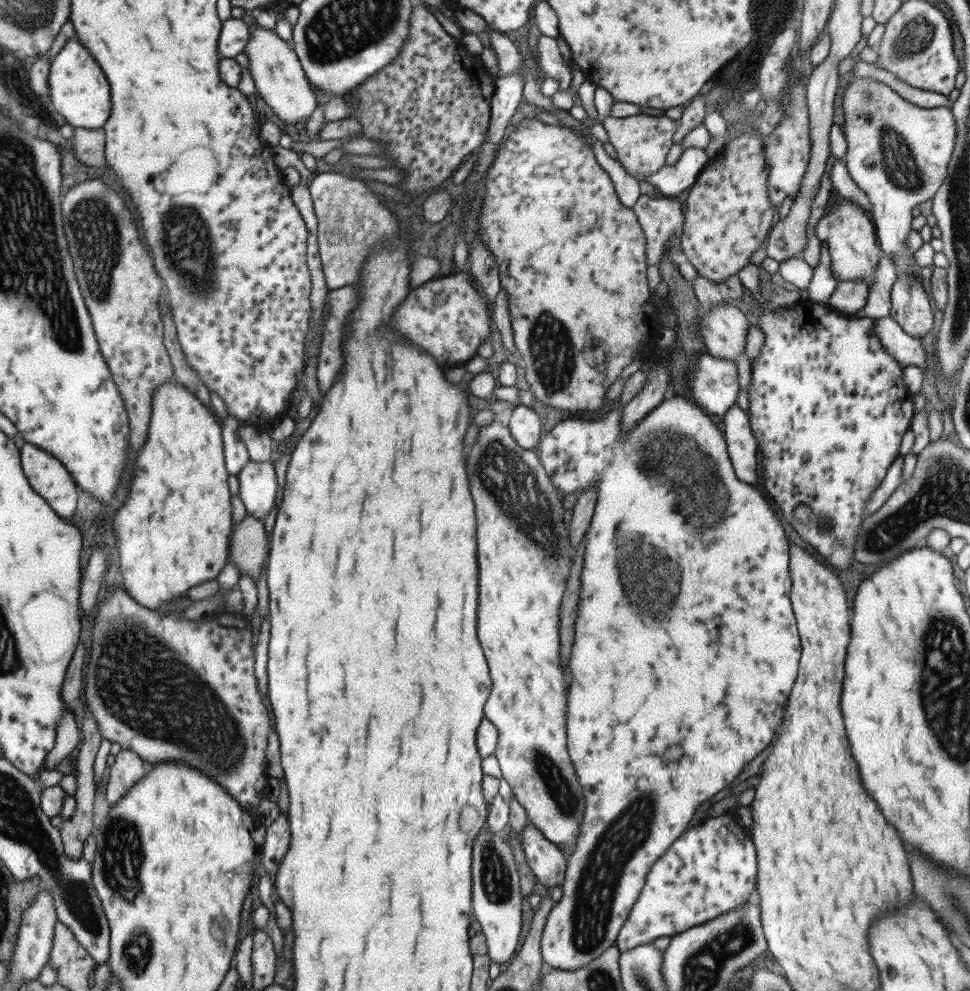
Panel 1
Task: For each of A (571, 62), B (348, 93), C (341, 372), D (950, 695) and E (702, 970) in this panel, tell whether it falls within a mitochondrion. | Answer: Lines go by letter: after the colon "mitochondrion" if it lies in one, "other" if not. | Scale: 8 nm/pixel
A: other
B: other
C: other
D: mitochondrion
E: mitochondrion

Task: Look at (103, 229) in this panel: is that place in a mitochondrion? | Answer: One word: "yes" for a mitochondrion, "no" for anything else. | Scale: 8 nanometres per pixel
yes

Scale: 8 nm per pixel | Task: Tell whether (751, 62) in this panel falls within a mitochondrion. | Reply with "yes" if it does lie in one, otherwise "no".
no

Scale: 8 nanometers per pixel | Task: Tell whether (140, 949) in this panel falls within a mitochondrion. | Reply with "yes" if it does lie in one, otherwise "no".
yes

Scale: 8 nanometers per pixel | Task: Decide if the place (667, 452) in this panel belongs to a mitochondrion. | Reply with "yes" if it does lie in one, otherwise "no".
yes

